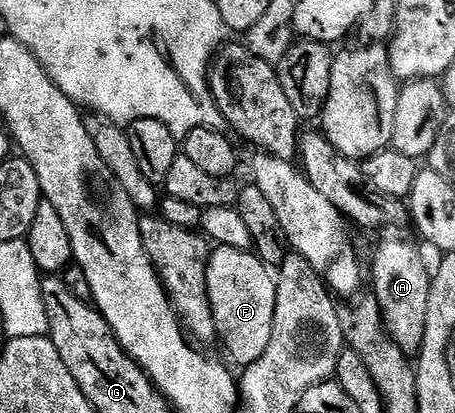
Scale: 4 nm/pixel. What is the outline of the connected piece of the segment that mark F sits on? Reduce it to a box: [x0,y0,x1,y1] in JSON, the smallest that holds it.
[205,247,277,368]

